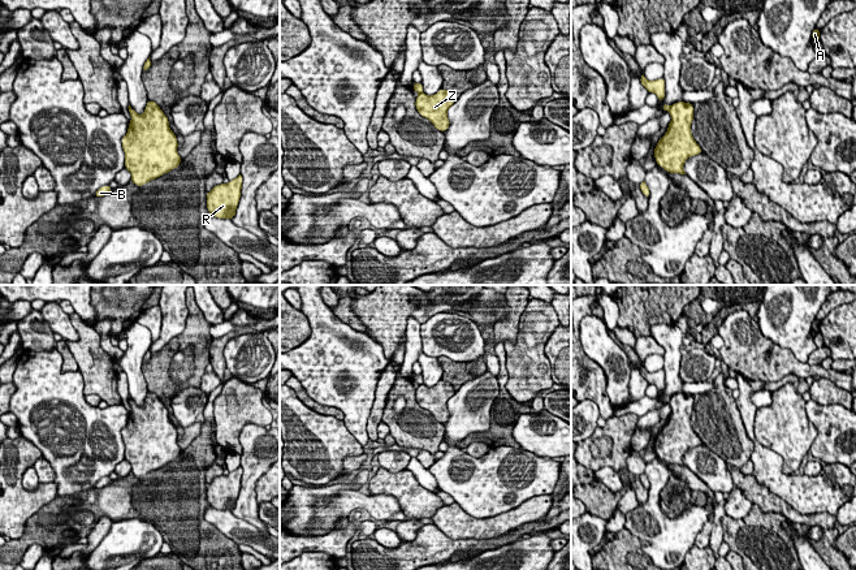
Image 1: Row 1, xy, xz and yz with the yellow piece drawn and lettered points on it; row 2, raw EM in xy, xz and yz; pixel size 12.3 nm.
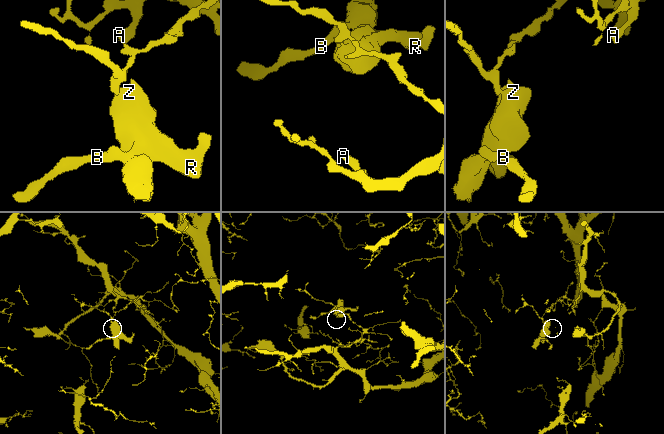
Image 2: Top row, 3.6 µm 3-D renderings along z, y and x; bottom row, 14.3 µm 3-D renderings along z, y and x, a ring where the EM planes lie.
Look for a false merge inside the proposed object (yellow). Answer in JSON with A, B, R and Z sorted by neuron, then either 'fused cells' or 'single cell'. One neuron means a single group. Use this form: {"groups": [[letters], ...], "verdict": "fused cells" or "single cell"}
{"groups": [["A"], ["B", "R", "Z"]], "verdict": "fused cells"}

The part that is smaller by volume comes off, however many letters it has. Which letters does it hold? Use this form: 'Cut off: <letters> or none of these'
Cut off: B, R, Z

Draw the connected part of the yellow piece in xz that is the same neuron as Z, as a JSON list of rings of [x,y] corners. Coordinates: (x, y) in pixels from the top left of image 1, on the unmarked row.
[[[440,380],[438,384],[432,388],[420,384],[415,392],[415,397],[420,407],[428,410],[437,422],[445,423],[450,416],[448,401],[454,393],[454,385]]]

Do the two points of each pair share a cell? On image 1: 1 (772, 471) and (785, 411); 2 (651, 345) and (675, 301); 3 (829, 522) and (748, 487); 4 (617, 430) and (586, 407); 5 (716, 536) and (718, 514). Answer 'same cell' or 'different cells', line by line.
1: different cells
2: different cells
3: same cell
4: different cells
5: same cell

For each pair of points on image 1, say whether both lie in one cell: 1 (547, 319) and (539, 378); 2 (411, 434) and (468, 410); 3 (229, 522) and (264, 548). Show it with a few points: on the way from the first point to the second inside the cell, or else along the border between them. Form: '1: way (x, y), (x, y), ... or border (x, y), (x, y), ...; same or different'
1: way (536, 333), (536, 363); same
2: border (442, 423), (444, 440); different
3: way (238, 530), (255, 539); same

